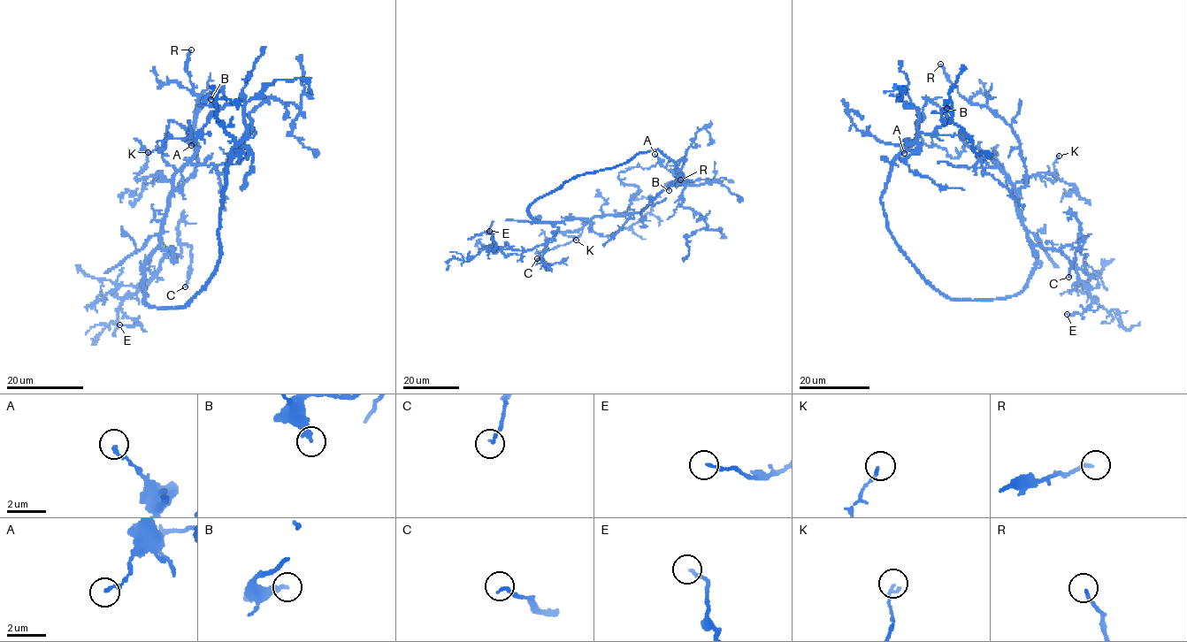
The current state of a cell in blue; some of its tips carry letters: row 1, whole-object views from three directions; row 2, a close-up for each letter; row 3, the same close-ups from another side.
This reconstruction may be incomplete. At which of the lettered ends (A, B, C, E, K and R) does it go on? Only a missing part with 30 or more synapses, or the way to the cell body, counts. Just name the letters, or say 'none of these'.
none of these

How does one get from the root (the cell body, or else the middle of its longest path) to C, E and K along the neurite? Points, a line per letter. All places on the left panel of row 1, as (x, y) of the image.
C: (179, 308), (146, 304), (143, 280), (155, 251), (180, 254), (181, 246), (189, 245), (185, 286)
E: (179, 308), (146, 304), (146, 262), (158, 248), (173, 249), (146, 287), (122, 302), (141, 326), (119, 324)
K: (179, 308), (149, 307), (145, 300), (146, 259), (159, 242), (172, 187), (160, 172), (137, 179), (148, 152)

